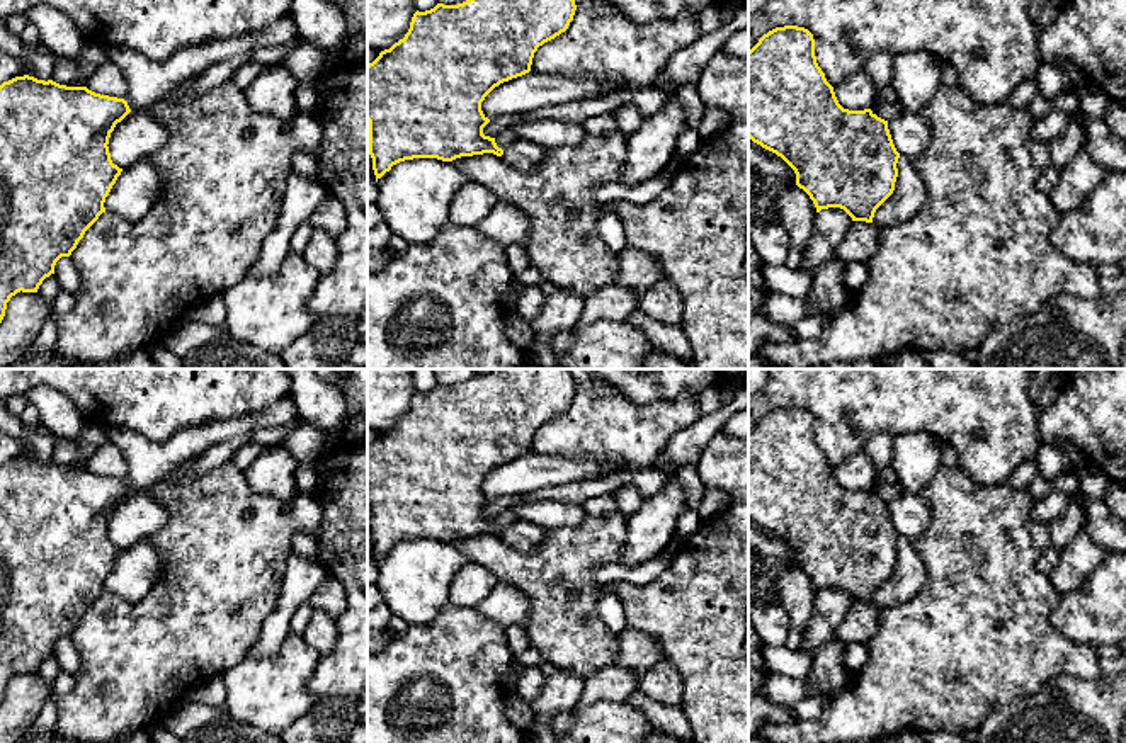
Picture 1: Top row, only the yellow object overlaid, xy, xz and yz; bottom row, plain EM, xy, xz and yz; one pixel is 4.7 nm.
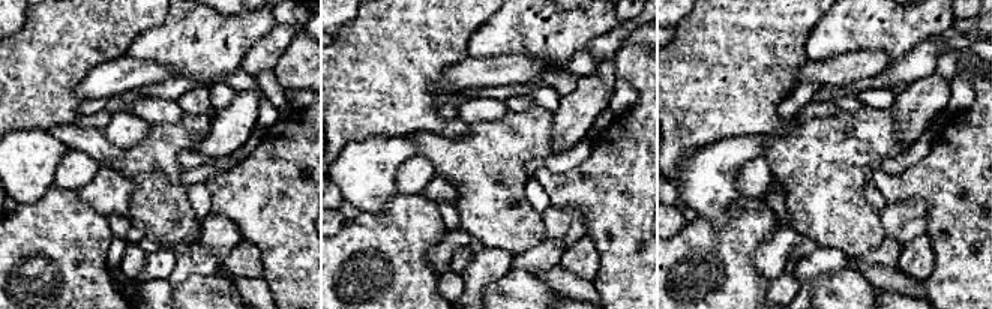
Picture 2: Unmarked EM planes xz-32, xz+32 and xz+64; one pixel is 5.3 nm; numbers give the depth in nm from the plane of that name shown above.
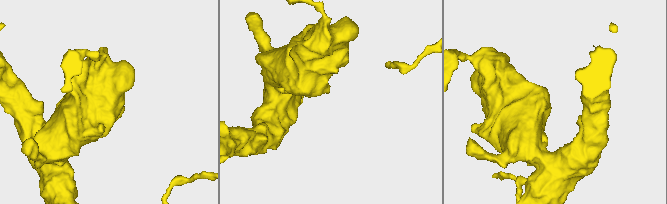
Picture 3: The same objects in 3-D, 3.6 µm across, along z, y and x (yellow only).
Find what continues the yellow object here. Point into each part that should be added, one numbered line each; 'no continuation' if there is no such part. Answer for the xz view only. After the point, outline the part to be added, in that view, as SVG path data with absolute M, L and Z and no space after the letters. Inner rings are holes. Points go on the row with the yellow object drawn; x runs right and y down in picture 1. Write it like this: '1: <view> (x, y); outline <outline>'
1: xz (523, 155); outline M517 138L510 146L503 150L503 162L517 170L531 170L541 163L546 156L548 148L527 141L524 138Z

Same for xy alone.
1: xy (148, 80); outline M289 12L259 32L192 44L179 49L165 61L153 61L133 49L111 53L109 61L122 71L128 83L126 102L134 112L146 111L151 104L165 99L175 87L202 75L213 65L255 48L284 46L296 37L296 22Z

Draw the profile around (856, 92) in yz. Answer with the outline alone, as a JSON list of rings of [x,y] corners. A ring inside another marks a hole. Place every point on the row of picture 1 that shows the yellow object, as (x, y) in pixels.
[[[864,70],[844,78],[833,87],[835,97],[844,109],[873,109],[878,102],[878,92]]]

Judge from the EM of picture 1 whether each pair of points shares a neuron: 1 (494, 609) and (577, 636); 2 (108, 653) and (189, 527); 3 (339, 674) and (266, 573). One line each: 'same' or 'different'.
1: different
2: same
3: different

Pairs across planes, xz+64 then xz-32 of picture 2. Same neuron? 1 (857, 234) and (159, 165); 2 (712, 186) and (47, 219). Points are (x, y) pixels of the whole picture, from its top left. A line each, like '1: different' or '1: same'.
1: same
2: different

